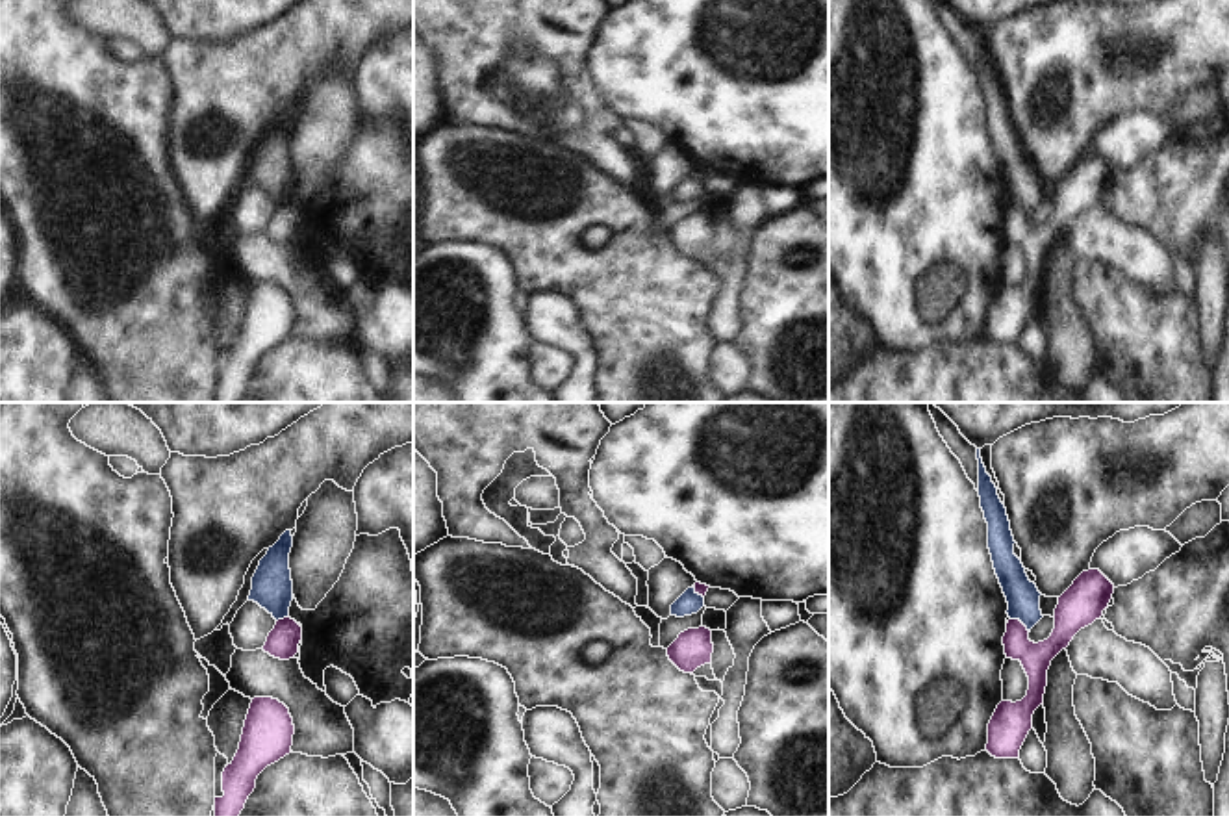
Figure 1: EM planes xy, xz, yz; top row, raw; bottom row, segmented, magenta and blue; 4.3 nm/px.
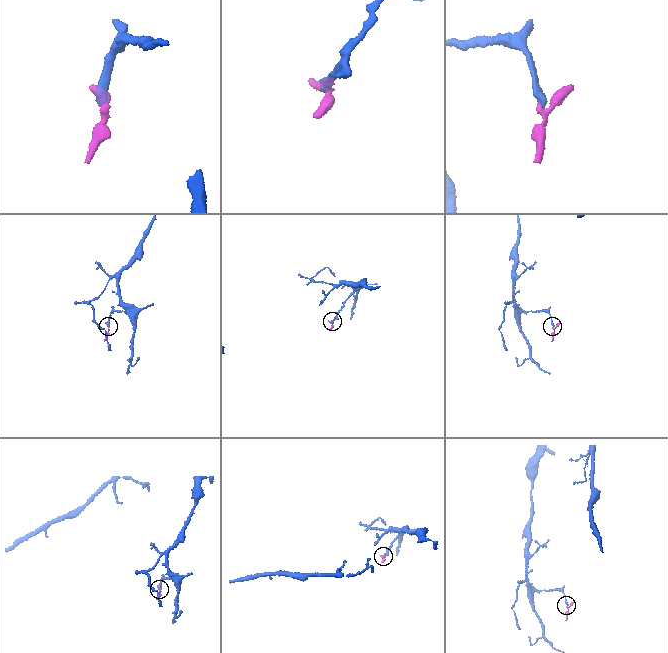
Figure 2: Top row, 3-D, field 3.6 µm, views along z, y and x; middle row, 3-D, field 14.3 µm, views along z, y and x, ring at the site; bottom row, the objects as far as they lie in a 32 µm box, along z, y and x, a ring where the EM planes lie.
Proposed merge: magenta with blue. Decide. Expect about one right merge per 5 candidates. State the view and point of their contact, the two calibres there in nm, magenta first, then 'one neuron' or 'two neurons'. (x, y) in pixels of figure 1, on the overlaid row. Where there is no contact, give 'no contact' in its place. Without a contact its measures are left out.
yz (1020, 622) | 170/140 nm | two neurons

